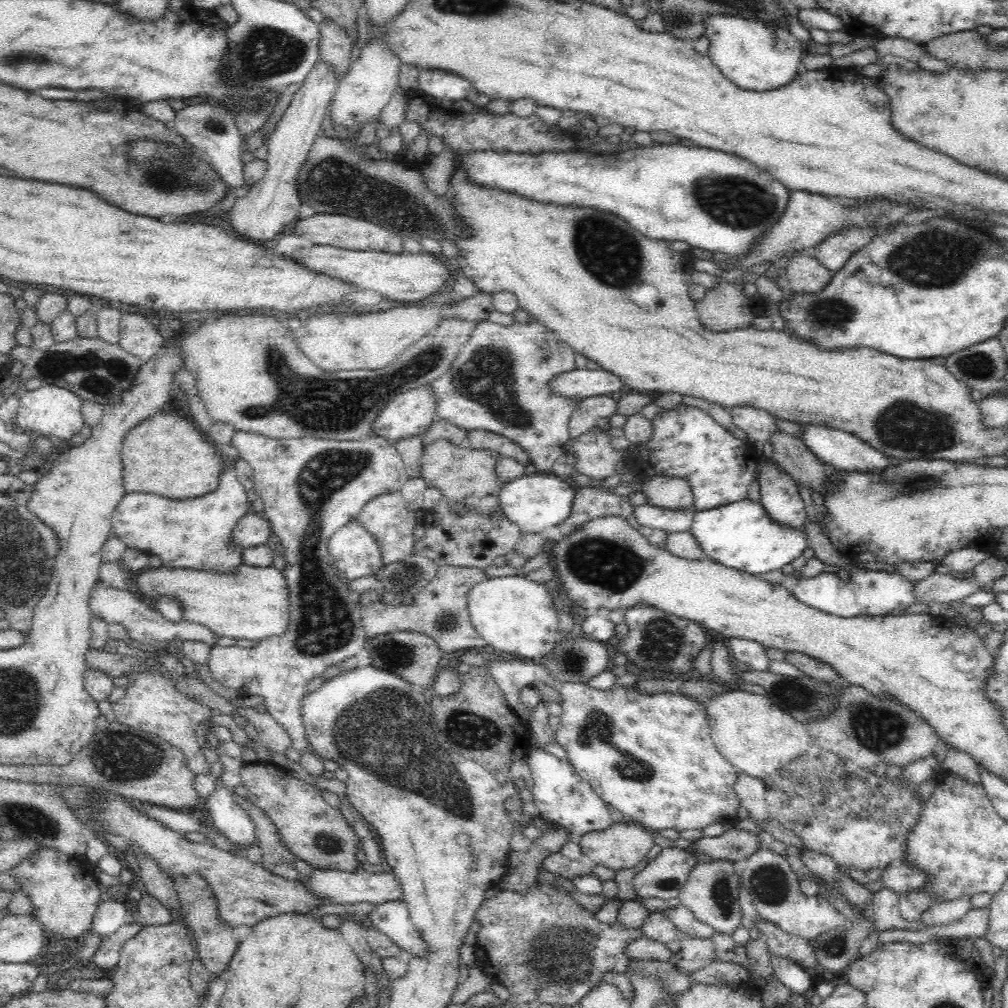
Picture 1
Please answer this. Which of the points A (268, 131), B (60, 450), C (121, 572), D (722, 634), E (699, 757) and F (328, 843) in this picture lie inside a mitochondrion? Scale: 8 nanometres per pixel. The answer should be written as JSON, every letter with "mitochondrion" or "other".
{"A":"other","B":"other","C":"other","D":"other","E":"other","F":"mitochondrion"}

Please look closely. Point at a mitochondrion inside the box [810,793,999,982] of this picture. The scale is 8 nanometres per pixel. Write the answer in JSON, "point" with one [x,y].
{"point":[835,947]}

